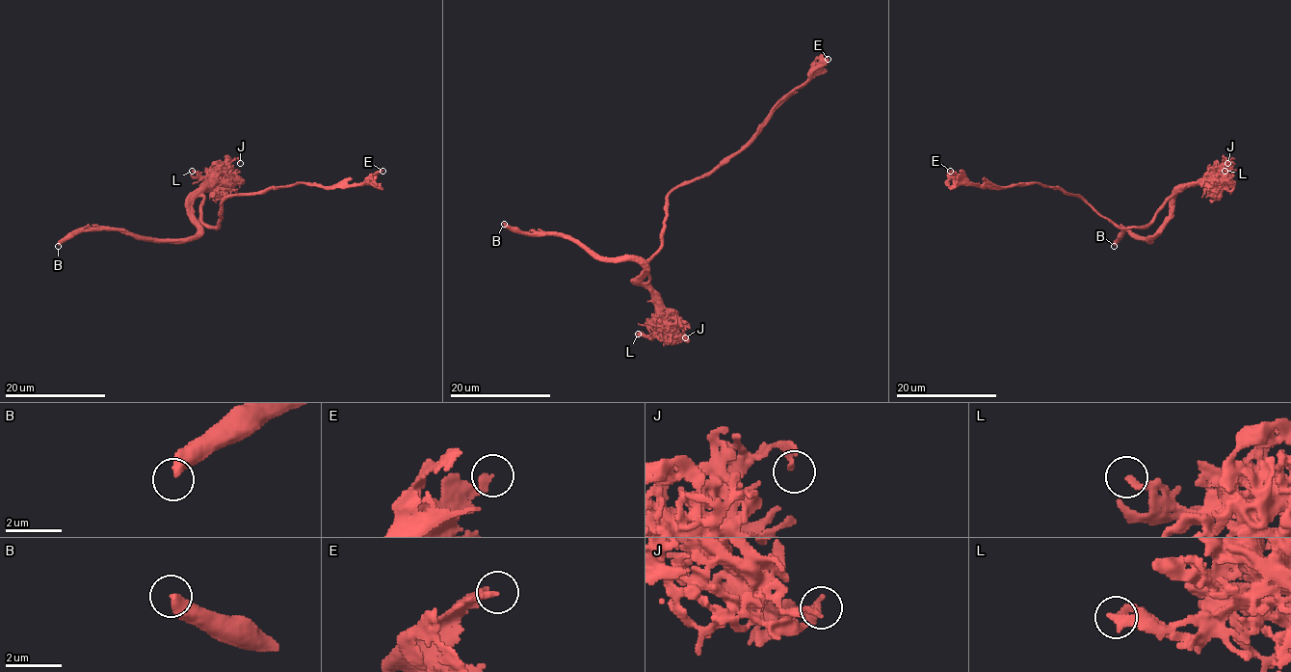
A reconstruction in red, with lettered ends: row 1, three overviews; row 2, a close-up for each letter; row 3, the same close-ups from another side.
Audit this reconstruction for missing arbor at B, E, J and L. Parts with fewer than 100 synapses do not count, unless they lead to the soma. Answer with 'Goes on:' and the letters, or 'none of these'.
Goes on: E

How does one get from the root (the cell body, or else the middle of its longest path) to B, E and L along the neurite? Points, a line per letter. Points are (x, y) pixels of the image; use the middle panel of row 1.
B: (660, 236), (648, 280), (639, 282), (635, 259), (592, 257), (567, 238), (504, 224)
E: (660, 236), (665, 217), (665, 199), (677, 187), (709, 175), (731, 158), (764, 120), (828, 59)
L: (660, 236), (660, 249), (647, 261), (647, 288), (655, 304), (656, 330), (648, 335), (638, 334)

